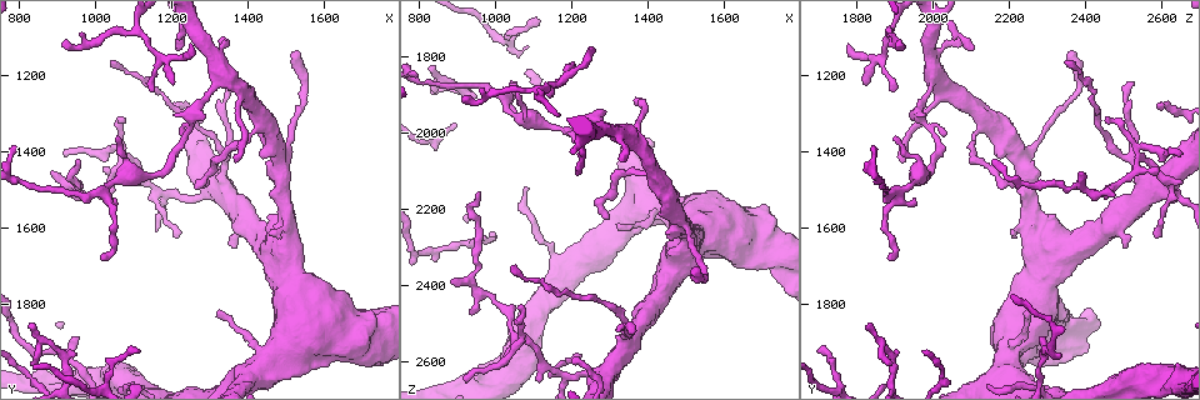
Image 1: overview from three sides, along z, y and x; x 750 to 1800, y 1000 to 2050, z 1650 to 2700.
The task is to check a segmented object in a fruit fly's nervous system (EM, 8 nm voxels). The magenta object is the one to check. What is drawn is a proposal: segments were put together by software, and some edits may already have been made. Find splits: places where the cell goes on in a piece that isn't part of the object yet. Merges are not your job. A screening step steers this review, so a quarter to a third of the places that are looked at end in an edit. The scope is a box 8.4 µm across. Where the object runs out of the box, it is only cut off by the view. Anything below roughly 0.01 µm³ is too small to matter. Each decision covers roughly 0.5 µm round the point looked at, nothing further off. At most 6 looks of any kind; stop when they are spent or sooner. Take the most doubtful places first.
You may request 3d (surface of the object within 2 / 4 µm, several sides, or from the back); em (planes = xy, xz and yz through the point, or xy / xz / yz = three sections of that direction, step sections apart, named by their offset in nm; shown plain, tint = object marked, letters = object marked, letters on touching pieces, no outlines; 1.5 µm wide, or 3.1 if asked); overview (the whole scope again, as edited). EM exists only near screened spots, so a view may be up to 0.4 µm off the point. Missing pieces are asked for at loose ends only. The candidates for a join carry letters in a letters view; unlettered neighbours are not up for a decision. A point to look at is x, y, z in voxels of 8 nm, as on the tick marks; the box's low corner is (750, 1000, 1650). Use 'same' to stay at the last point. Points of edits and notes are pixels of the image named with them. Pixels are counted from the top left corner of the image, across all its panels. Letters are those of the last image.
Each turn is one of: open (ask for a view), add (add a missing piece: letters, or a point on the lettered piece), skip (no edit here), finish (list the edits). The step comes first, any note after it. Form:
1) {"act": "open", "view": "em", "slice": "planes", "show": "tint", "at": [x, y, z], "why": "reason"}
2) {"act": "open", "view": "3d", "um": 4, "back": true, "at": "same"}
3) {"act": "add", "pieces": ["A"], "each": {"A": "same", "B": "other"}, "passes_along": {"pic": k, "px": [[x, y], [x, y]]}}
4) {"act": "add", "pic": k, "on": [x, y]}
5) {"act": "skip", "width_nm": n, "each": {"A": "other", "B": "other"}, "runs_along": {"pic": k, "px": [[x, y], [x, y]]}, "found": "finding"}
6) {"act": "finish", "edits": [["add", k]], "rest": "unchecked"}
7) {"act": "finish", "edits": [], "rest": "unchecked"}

{"act": "open", "view": "em", "slice": "yz", "step": 4, "show": "letters", "at": [1055, 1310, 2460], "why": "tapers out"}

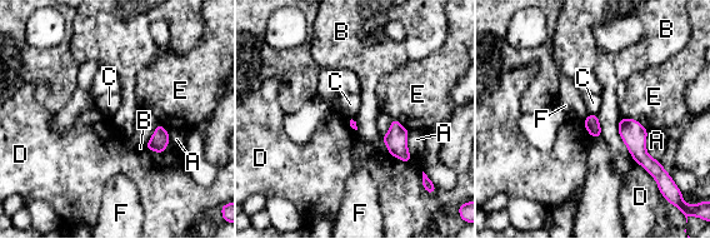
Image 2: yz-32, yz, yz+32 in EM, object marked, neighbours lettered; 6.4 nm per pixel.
{"act": "skip", "longest_contact_nm": ["B", 280], "each": {"A": "other", "B": "other", "C": "other", "D": "other", "E": "other", "F": "other"}, "border": {"pic": 2, "px": [[619, 119], [619, 135], [634, 160]]}, "found": "no lettered piece goes on from it"}

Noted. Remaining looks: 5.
{"act": "open", "view": "em", "slice": "planes", "show": "letters", "at": [845, 1850, 1830], "why": "an open end"}

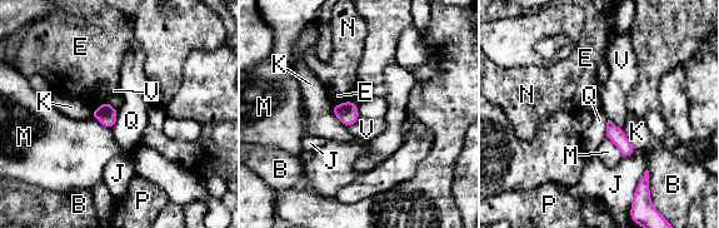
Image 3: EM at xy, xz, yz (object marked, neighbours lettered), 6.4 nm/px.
{"act": "skip", "each": {"B": "other", "E": "other", "J": "other", "K": "other", "M": "other", "N": "other", "P": "other", "Q": "other", "V": "other"}, "border": {"pic": 3, "px": [[608, 118], [622, 130]]}, "found": "none of them fits"}

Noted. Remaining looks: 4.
{"act": "open", "view": "3d", "um": 4, "at": [1355, 1215, 2515], "why": "thin end"}

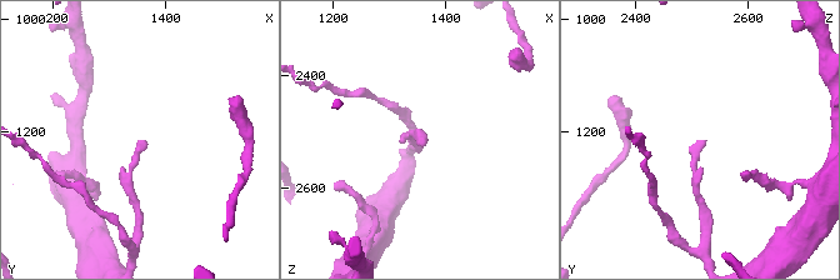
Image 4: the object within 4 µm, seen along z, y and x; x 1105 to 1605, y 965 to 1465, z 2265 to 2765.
{"act": "open", "view": "em", "slice": "planes", "show": "letters", "at": [1360, 1215, 2520]}

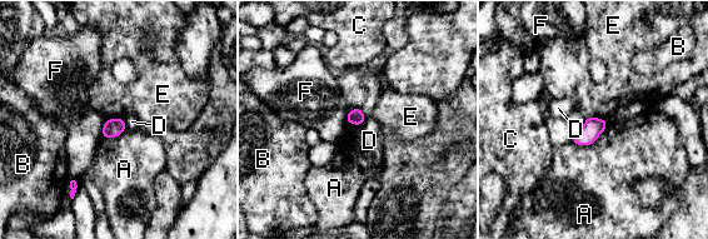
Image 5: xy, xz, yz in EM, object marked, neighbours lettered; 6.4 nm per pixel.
{"act": "skip", "each": {"A": "other", "B": "other", "C": "other", "D": "other", "E": "other", "F": "other"}, "border": {"pic": 5, "px": [[587, 116], [597, 116], [606, 120]]}, "found": "none of them fits"}

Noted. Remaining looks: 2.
{"act": "finish", "edits": [], "rest": "unchecked"}

